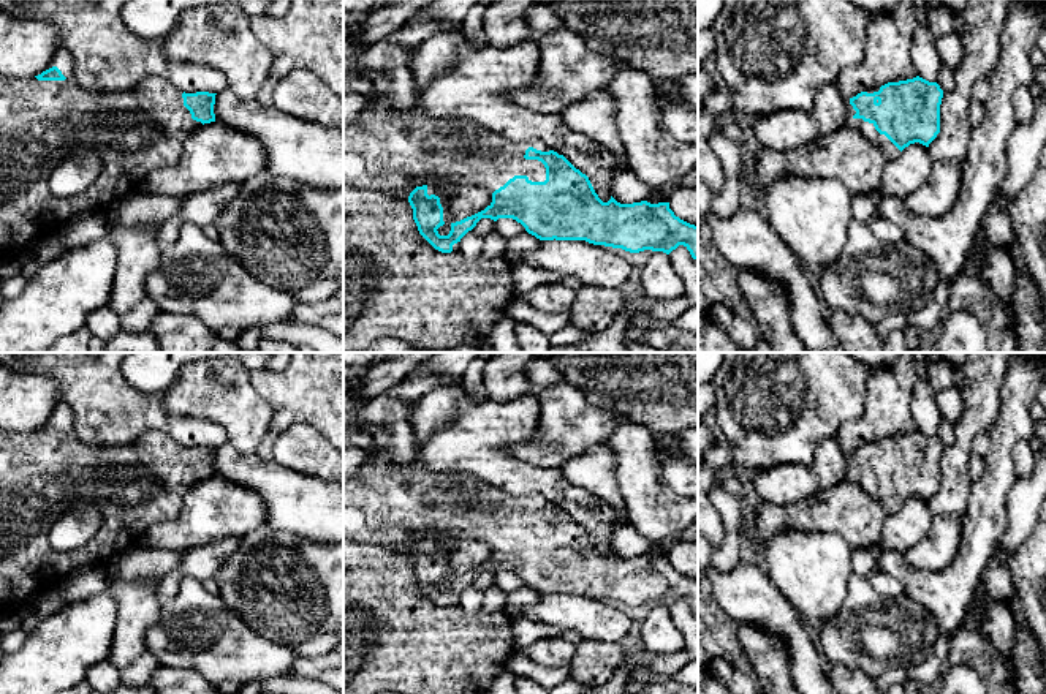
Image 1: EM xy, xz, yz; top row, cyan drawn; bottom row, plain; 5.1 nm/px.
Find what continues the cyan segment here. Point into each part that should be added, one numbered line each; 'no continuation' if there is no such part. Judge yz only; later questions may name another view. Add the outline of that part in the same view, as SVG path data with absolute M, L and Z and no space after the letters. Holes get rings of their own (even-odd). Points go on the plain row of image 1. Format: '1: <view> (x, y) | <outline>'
1: yz (867, 484) | M850 452L845 454L845 466L845 481L858 484L869 496L878 501L880 506L885 509L886 515L894 514L900 507L900 504L885 488L880 488L875 484L874 477L853 471L856 465L850 458Z

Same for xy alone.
1: xy (41, 476) | M59 402L46 424L57 421L65 435L36 432L6 432L0 427L0 613L16 613L44 591L57 588L60 579L81 566L108 564L117 553L138 544L153 523L176 520L188 488L203 477L191 473L184 460L182 444L160 430L142 433L125 446L93 446L84 443L74 430L74 413ZM84 503L101 512L98 533L74 550L57 550L49 542L54 523L70 509Z

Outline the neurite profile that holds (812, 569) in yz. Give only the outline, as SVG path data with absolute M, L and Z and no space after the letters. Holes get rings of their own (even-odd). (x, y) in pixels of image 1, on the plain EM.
M782 530L764 561L774 587L809 624L840 610L855 577L851 547L837 533Z

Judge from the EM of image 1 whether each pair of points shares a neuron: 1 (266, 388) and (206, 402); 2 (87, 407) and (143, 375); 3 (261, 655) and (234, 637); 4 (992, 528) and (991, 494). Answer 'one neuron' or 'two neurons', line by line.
1: two neurons
2: two neurons
3: one neuron
4: one neuron

